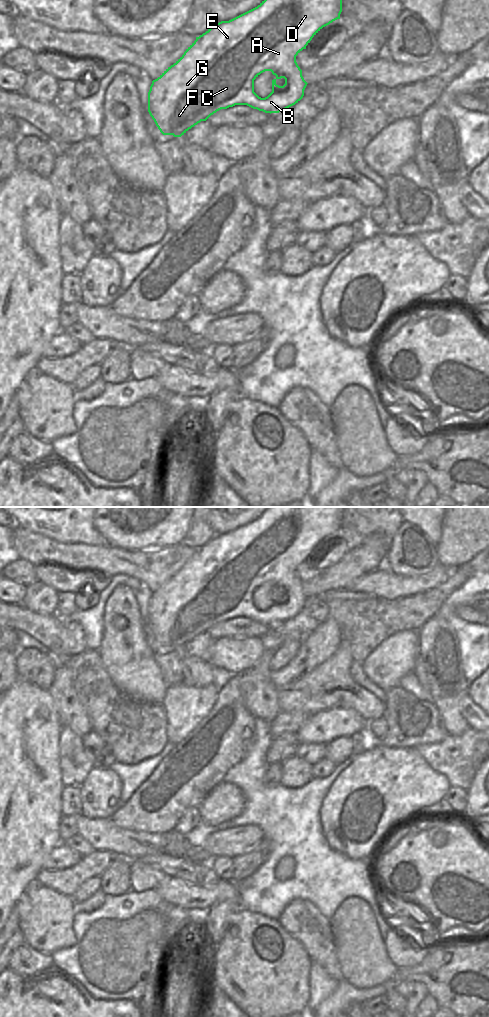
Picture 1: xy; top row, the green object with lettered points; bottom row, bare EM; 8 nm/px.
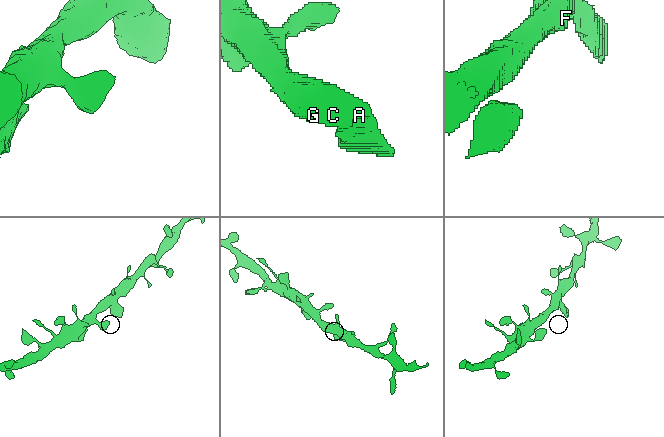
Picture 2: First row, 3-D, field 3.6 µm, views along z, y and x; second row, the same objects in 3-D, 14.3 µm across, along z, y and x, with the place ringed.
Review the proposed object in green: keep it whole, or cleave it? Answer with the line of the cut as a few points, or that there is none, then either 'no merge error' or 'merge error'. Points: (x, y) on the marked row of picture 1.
no cut | no merge error

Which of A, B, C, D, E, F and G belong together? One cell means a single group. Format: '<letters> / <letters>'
A B C D E F G

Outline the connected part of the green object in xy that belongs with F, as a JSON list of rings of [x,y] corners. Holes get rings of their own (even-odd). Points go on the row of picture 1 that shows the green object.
[[[264,0],[257,7],[229,20],[221,21],[212,25],[205,33],[196,37],[196,40],[186,49],[184,54],[170,67],[168,67],[157,79],[152,81],[150,90],[148,92],[148,112],[154,120],[156,126],[163,135],[173,135],[174,137],[181,137],[189,129],[200,123],[206,121],[211,115],[221,109],[227,109],[235,105],[247,105],[253,109],[263,111],[265,113],[279,113],[296,103],[298,103],[304,96],[304,90],[307,82],[302,76],[302,70],[296,62],[296,56],[310,43],[312,38],[325,26],[333,21],[340,19],[342,12],[342,0]],[[271,71],[276,76],[272,80],[272,92],[265,98],[259,97],[254,92],[254,80],[263,72]]]

